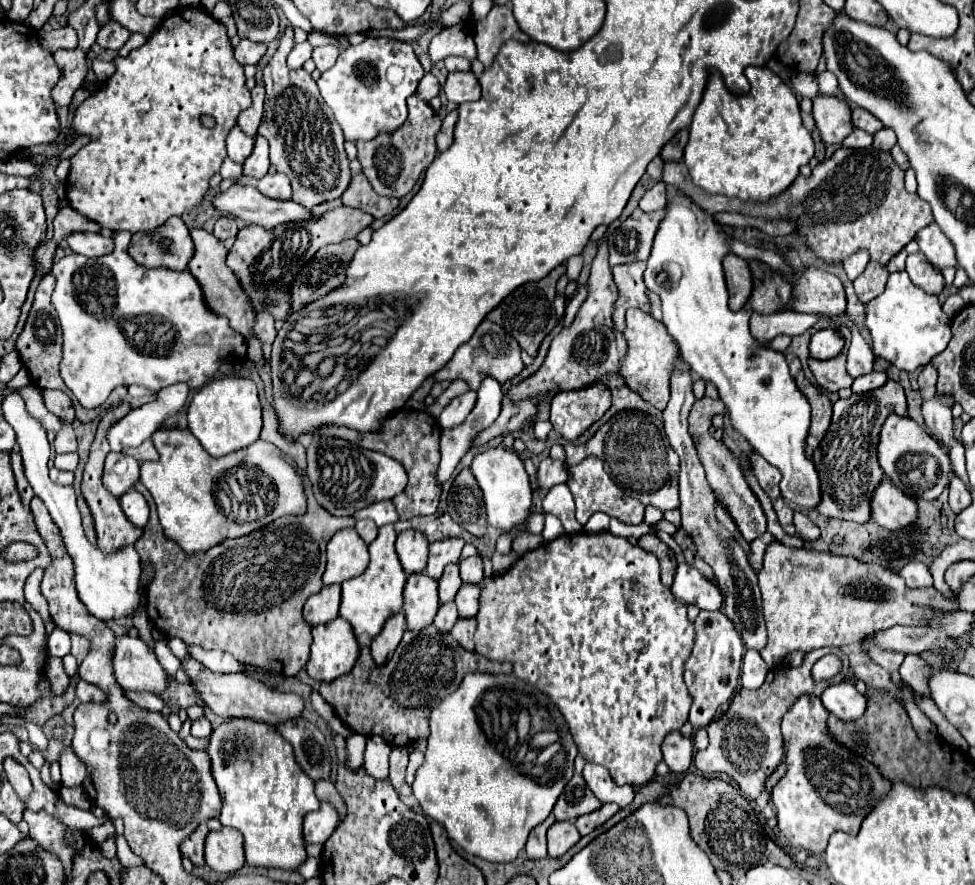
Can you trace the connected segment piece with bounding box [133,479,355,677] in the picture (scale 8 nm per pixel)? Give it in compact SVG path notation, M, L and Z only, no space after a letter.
M303 479L307 485L307 501L309 509L305 515L291 515L281 517L263 529L257 529L249 535L237 539L225 539L219 545L211 547L203 553L187 555L177 543L165 537L155 503L148 490L141 484L135 483L133 489L140 492L149 503L151 515L149 523L143 529L143 537L135 543L137 553L141 555L141 563L149 563L155 569L155 579L147 589L149 599L149 621L151 625L167 637L179 637L185 643L199 645L203 649L221 649L231 653L239 663L251 663L271 675L285 675L293 677L299 669L305 667L309 659L309 645L311 645L311 627L307 627L303 619L303 603L309 595L321 591L323 587L323 571L325 571L325 547L329 539L345 529L353 527L353 517L333 517L329 511L317 505L309 479Z

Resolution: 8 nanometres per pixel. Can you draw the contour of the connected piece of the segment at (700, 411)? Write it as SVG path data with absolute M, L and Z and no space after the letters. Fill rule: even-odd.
M703 397L699 401L693 403L693 409L689 413L689 433L695 441L695 447L697 447L697 453L699 453L699 459L705 467L705 473L707 473L707 481L717 497L717 501L727 509L727 513L731 515L731 519L735 519L735 525L739 527L739 533L743 535L745 541L753 541L757 539L759 535L763 535L767 531L767 521L765 521L765 513L757 501L757 497L753 495L753 491L749 489L745 477L743 477L743 471L741 471L741 465L739 461L735 459L735 455L717 439L713 439L709 435L709 427L711 427L711 419L713 415L723 415L725 413L725 407L721 401L713 401L709 397Z

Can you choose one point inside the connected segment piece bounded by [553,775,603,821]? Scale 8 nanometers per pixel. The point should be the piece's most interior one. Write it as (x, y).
(576, 800)

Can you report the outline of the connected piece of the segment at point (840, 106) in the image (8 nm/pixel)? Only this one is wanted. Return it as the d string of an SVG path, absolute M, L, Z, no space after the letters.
M817 95L813 99L813 117L825 145L841 145L847 133L853 131L851 107L835 95Z

